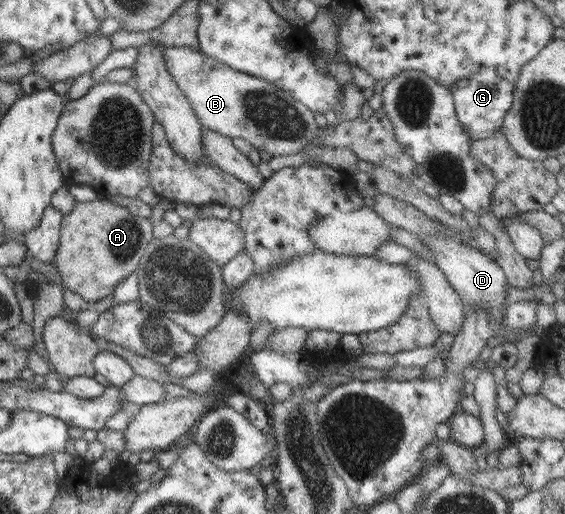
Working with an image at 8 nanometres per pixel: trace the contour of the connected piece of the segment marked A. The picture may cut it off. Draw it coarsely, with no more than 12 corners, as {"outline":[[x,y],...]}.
{"outline":[[110,198],[62,215],[53,258],[88,304],[137,270],[148,218]]}

